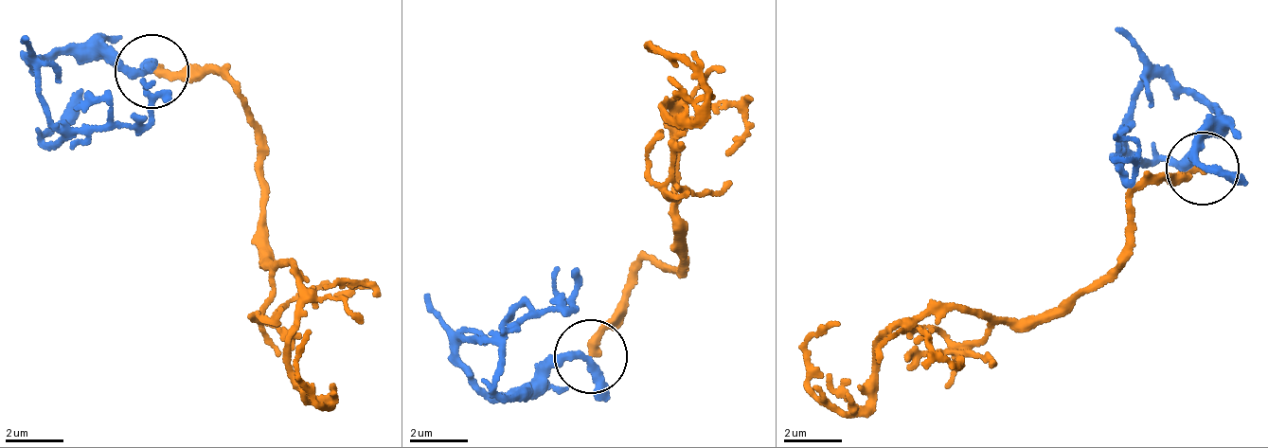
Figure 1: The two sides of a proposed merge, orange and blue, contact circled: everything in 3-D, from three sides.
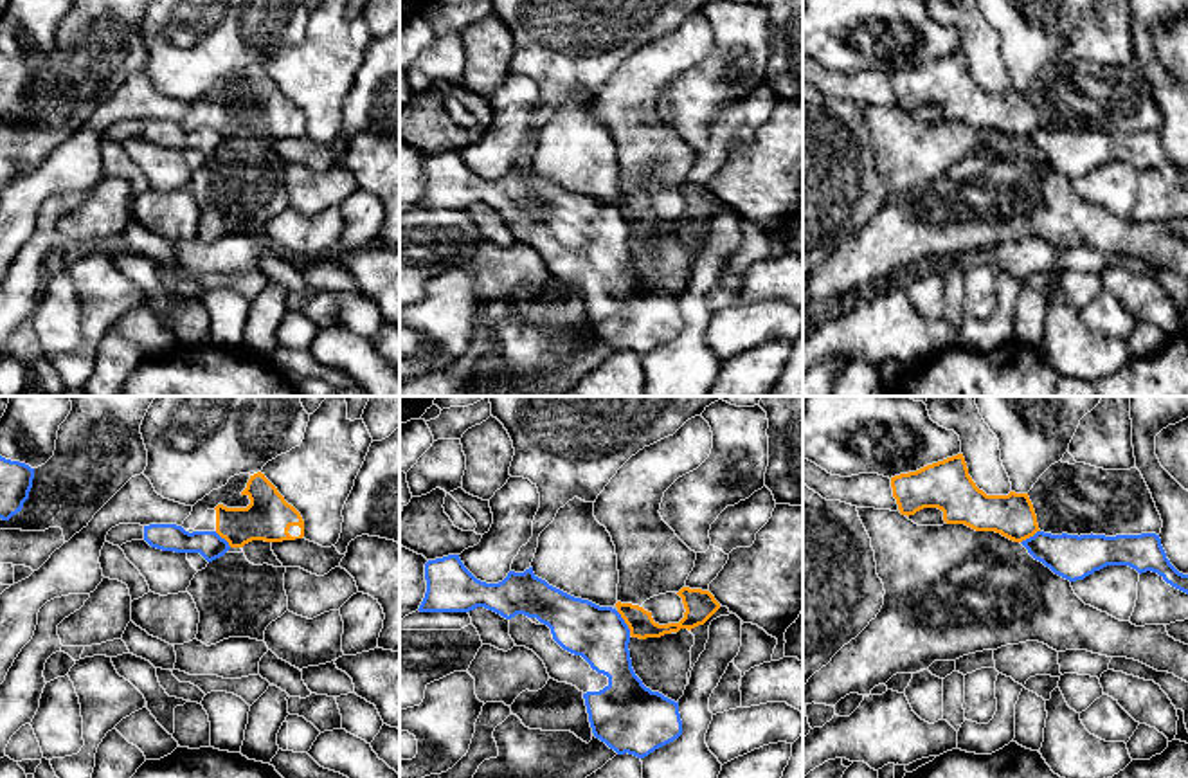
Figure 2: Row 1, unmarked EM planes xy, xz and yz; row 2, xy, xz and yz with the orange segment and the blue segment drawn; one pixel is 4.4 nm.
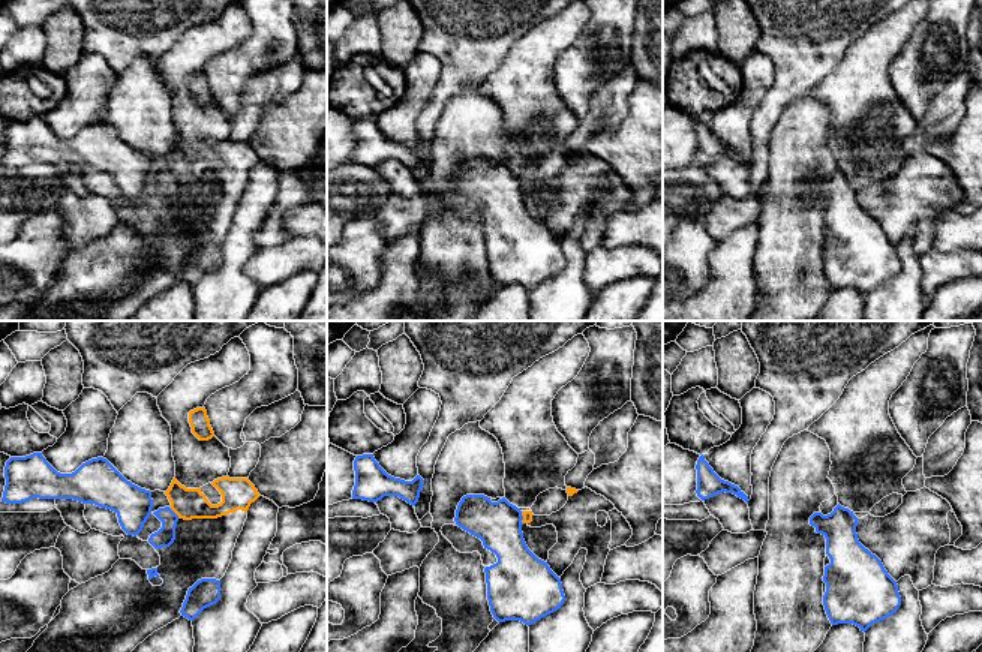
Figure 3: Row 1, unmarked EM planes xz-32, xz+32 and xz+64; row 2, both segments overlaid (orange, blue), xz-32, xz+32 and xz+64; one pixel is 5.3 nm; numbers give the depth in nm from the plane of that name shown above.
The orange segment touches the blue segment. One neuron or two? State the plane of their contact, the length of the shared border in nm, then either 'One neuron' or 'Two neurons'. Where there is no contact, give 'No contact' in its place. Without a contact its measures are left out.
Touches orange in xz. Shared border 130 nm. Two neurons

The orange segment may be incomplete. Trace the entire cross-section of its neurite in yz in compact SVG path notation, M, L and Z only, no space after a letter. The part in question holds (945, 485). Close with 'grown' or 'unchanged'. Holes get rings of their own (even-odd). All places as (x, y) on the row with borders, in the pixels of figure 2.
M963 454L891 477L893 497L902 515L923 508L943 511L947 524L965 524L976 531L995 531L1022 542L1037 531L1051 535L1141 535L1161 533L1163 520L1138 468L1103 470L1085 463L1055 463L1028 493L986 495L968 475Z; grown

